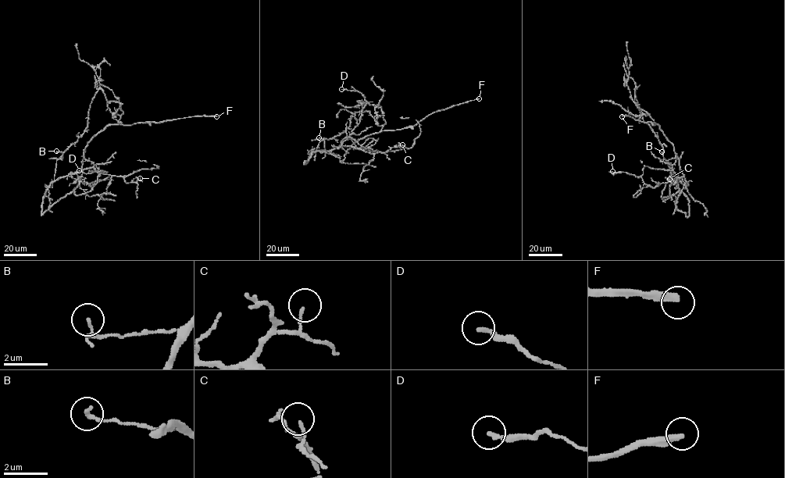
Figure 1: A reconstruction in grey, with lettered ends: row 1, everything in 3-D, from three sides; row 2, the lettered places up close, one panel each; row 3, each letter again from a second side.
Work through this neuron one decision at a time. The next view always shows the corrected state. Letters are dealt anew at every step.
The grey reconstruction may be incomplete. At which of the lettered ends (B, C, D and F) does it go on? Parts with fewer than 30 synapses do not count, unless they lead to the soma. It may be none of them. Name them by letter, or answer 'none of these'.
F

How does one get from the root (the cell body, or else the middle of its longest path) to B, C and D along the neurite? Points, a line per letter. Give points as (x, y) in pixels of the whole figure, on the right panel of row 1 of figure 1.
B: (676, 201), (676, 209), (687, 216), (688, 198), (672, 179), (661, 151)
C: (676, 201), (676, 209), (687, 216), (688, 198), (675, 182), (672, 169), (678, 176), (674, 184), (669, 179)
D: (676, 201), (676, 209), (687, 216), (688, 198), (672, 174), (669, 181), (653, 187), (640, 176), (612, 171)

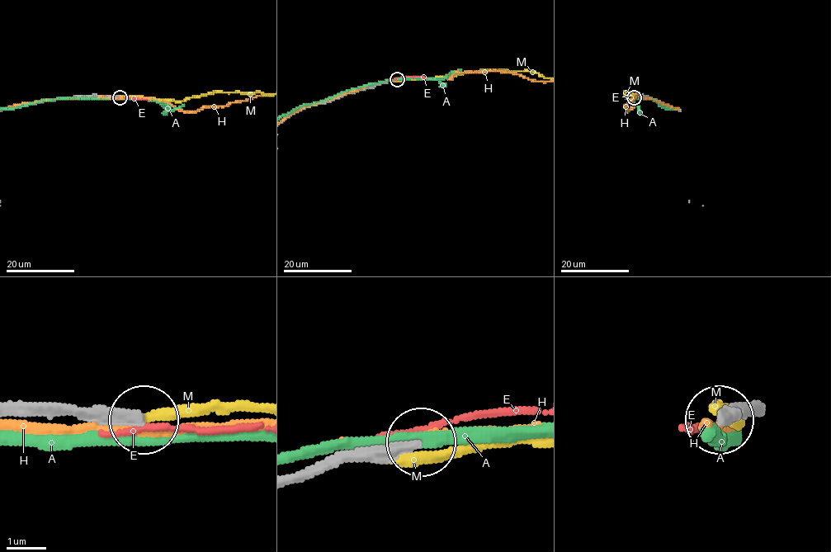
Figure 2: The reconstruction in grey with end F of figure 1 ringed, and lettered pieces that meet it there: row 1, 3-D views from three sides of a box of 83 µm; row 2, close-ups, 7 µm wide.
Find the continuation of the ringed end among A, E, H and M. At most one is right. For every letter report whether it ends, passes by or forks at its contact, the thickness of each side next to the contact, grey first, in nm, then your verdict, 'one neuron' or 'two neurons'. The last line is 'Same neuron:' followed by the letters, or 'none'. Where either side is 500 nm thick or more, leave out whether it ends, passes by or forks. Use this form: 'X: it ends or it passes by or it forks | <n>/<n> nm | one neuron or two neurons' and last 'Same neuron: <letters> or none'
A: it passes by | 400/320 nm | two neurons
E: it ends | 320/200 nm | two neurons
H: it passes by | 440/200 nm | two neurons
M: it ends | 440/280 nm | two neurons
Same neuron: none

